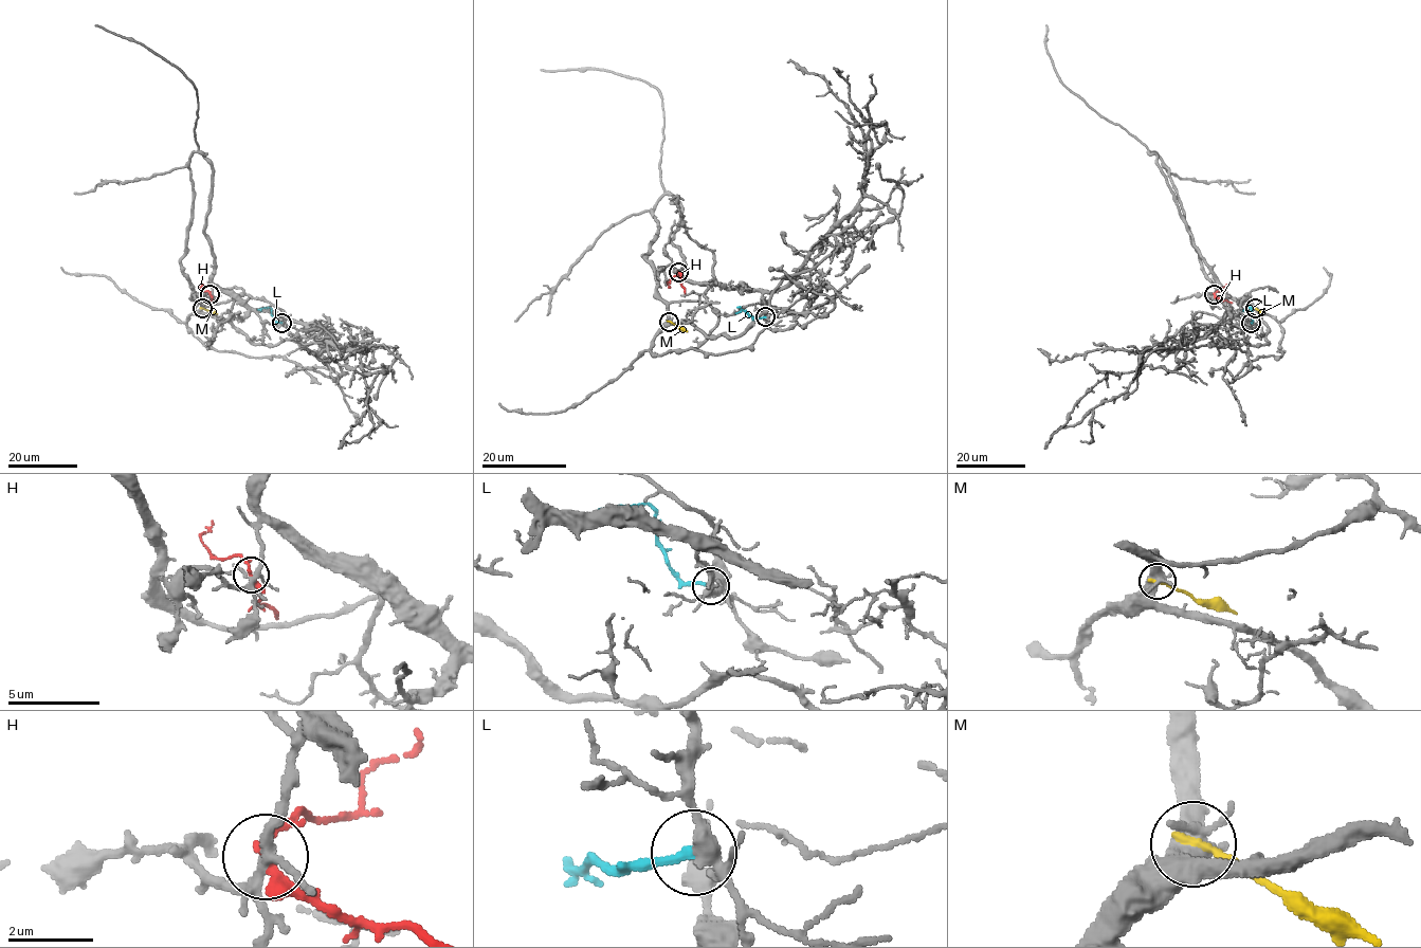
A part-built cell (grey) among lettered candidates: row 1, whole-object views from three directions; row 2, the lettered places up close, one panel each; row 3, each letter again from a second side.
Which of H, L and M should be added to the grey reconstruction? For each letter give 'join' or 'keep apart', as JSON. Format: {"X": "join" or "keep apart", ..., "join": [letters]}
{"H": "keep apart", "L": "join", "M": "keep apart", "join": ["L"]}

